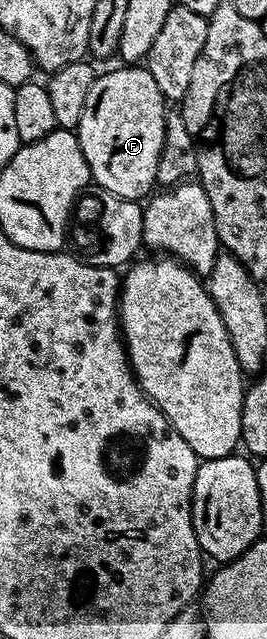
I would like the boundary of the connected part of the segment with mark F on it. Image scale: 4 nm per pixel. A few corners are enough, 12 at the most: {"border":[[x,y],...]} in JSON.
{"border":[[146,66],[96,75],[77,135],[92,181],[142,201],[169,104]]}

